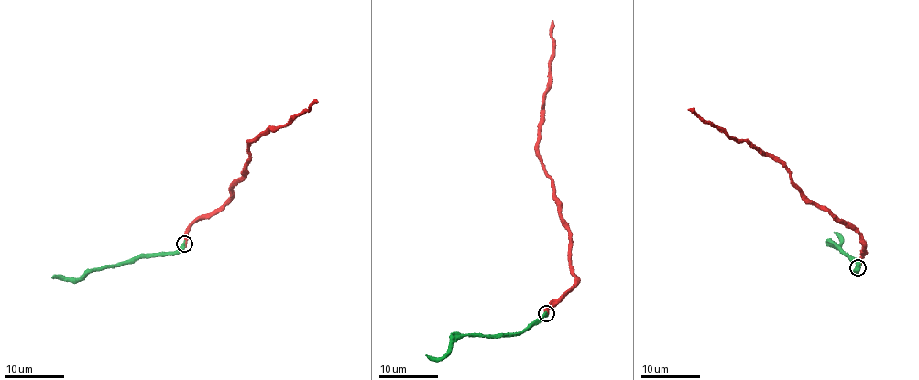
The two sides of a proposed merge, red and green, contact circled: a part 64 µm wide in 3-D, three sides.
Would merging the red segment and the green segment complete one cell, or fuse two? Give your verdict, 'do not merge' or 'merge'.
merge

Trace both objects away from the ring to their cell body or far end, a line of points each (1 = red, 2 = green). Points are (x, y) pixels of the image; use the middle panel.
1: (546, 313), (545, 308), (563, 299), (575, 279), (566, 226), (537, 141), (554, 49), (552, 20)
2: (546, 313), (521, 331), (499, 335), (456, 337), (443, 356), (431, 358), (425, 354)

